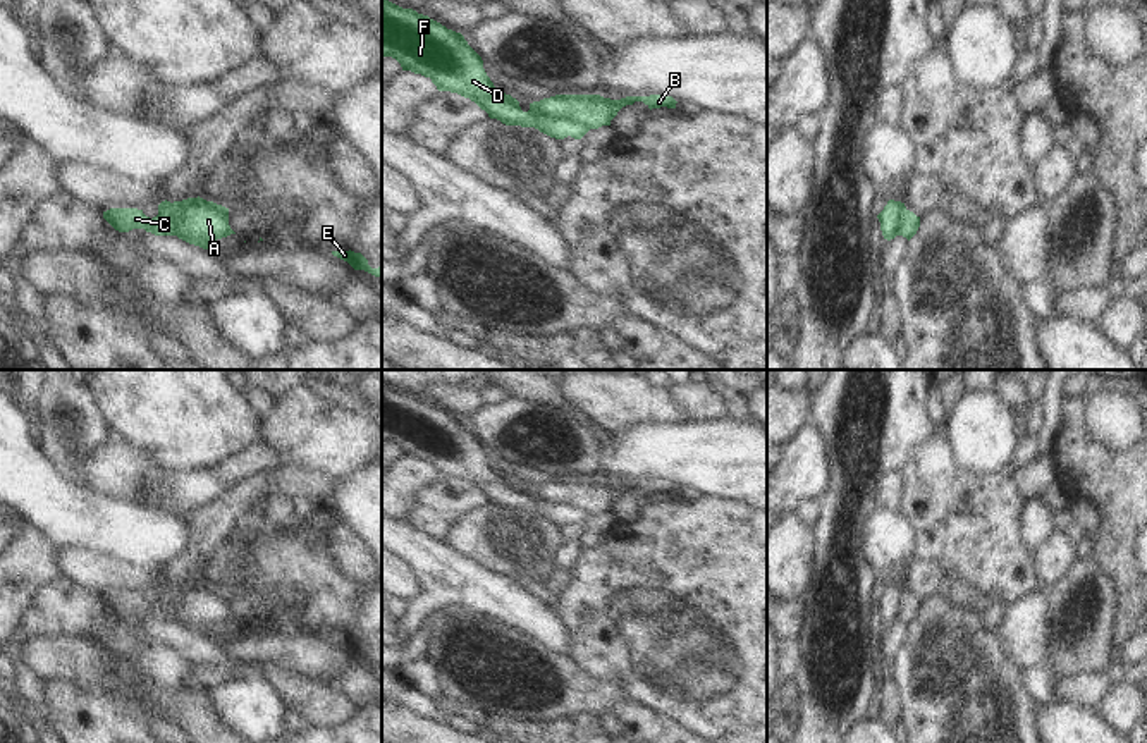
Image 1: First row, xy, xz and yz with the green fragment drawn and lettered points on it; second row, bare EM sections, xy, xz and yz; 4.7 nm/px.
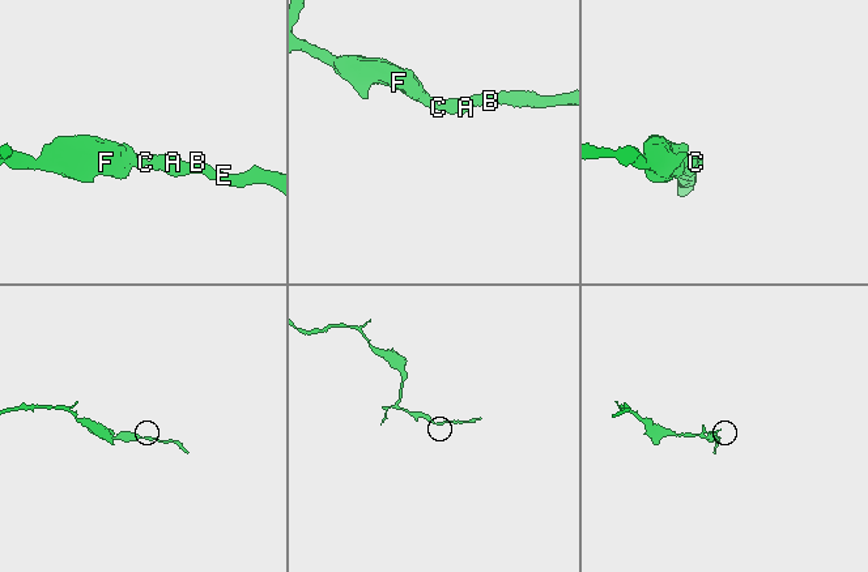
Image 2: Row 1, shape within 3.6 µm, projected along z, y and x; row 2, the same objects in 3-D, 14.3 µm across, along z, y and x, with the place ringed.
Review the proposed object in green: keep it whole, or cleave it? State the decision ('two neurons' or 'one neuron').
two neurons

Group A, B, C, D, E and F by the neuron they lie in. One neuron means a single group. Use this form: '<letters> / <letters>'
A B E / C D F

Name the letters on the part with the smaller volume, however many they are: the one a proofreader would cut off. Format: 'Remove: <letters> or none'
Remove: A, B, E

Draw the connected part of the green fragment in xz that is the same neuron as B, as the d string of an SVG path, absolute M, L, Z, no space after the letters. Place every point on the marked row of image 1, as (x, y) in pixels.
M555 95L530 103L530 110L537 115L552 115L562 122L580 122L588 129L598 129L610 126L617 112L635 101L643 101L650 110L660 107L676 108L678 103L672 96L664 95L626 96L621 100L610 100L600 95Z

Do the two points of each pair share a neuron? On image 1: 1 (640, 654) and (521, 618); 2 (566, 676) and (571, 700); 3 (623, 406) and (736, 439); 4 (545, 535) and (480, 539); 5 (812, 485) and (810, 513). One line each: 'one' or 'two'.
1: two
2: one
3: two
4: one
5: two

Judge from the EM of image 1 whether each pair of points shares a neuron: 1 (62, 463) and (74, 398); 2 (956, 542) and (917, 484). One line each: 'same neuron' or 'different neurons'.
1: same neuron
2: same neuron

